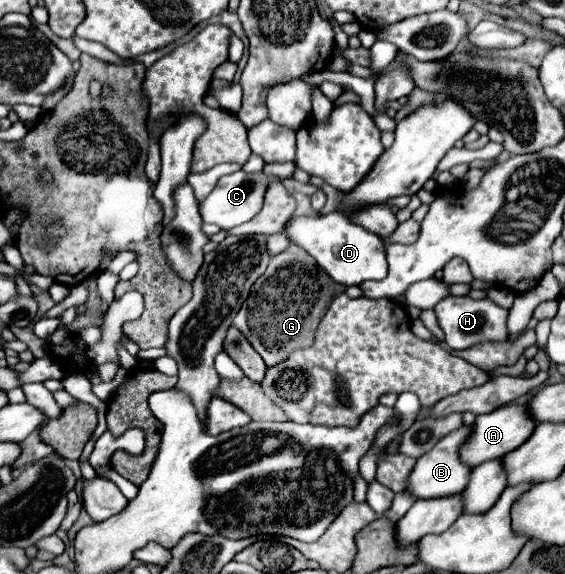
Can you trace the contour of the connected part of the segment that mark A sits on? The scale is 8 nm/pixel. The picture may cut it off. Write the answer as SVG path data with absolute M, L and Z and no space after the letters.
M506 405L506 407L500 407L492 413L480 415L480 417L476 417L476 421L472 425L472 435L460 447L460 459L468 467L476 467L484 461L504 457L506 453L520 447L532 435L534 427L536 427L536 423L530 419L524 405Z

